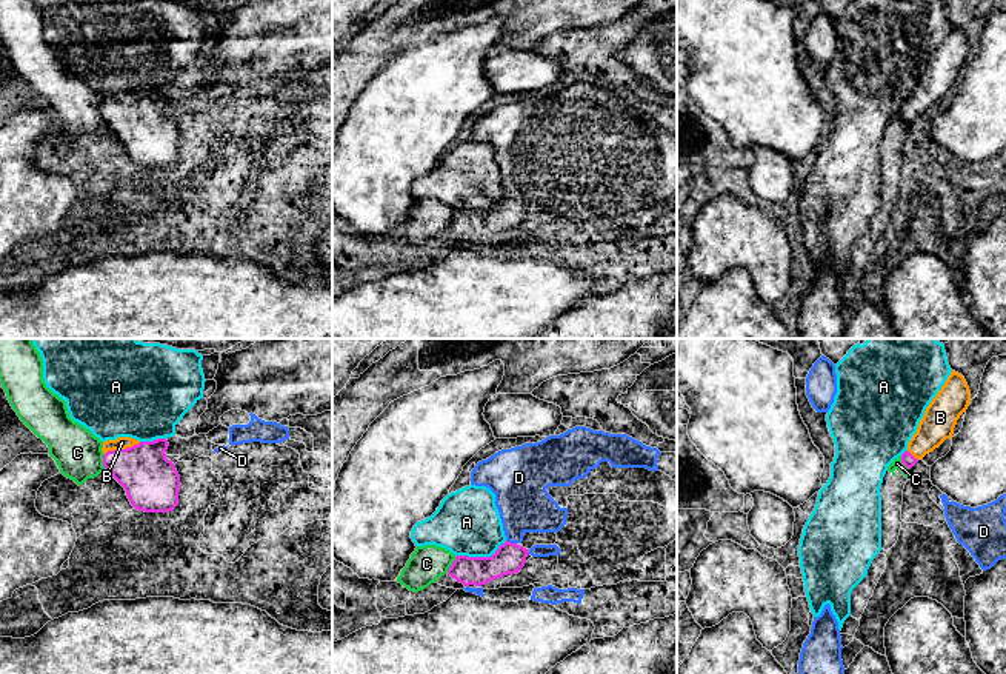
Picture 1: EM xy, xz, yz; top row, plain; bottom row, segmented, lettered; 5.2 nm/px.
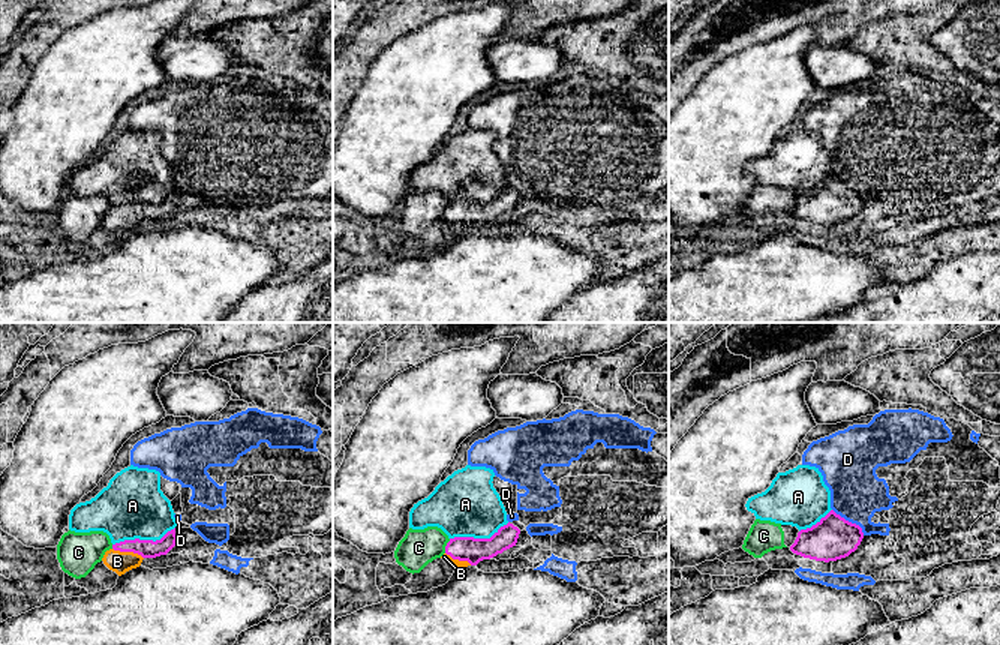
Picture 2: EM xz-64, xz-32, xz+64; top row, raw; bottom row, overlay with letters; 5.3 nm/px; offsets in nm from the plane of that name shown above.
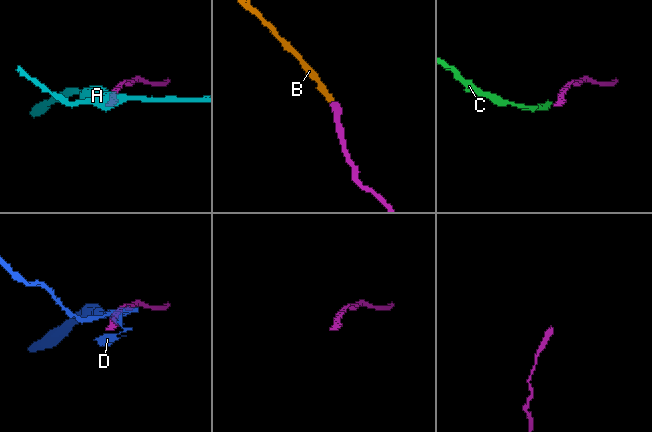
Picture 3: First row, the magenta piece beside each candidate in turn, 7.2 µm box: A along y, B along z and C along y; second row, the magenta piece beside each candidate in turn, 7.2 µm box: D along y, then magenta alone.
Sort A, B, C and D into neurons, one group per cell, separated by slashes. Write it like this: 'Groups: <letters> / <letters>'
Groups: A / B / C / D

